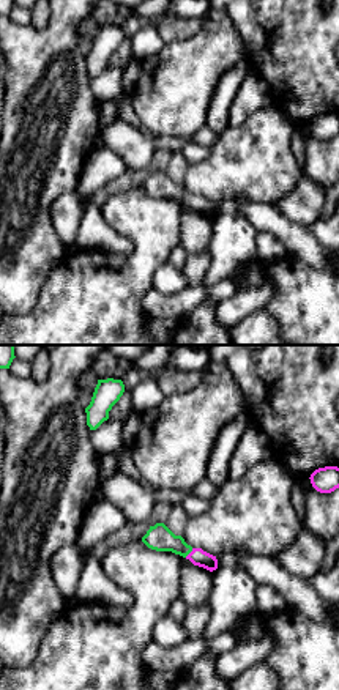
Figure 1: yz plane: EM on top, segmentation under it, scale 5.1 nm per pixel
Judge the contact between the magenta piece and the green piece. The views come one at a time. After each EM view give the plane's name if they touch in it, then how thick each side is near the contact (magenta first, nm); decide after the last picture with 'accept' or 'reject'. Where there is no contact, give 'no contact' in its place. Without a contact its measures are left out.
yz | 90/140 nm

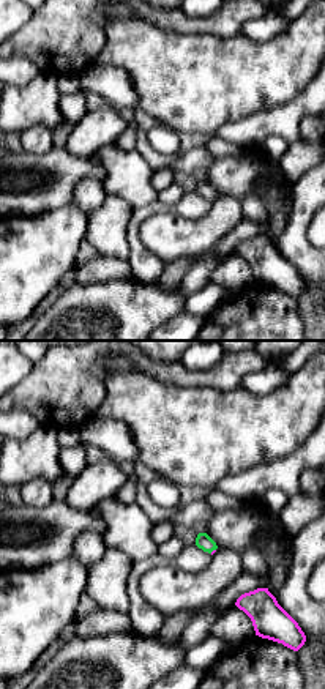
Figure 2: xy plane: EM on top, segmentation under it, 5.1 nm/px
xy | 20/80 nm

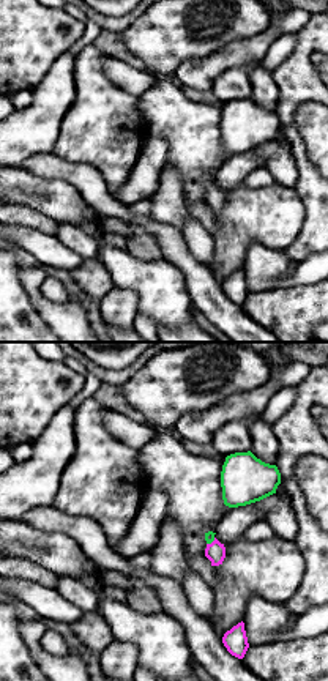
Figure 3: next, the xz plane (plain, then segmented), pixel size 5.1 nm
xz | 100/50 nm

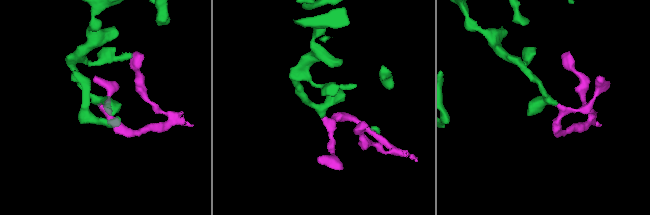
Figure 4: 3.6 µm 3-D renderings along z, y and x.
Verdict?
accept

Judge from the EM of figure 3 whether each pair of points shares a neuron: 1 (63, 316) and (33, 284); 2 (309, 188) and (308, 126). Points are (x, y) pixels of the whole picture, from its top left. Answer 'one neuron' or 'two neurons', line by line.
1: one neuron
2: two neurons

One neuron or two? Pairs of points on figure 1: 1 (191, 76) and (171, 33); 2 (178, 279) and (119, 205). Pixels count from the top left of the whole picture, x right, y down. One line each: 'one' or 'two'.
1: two
2: two

